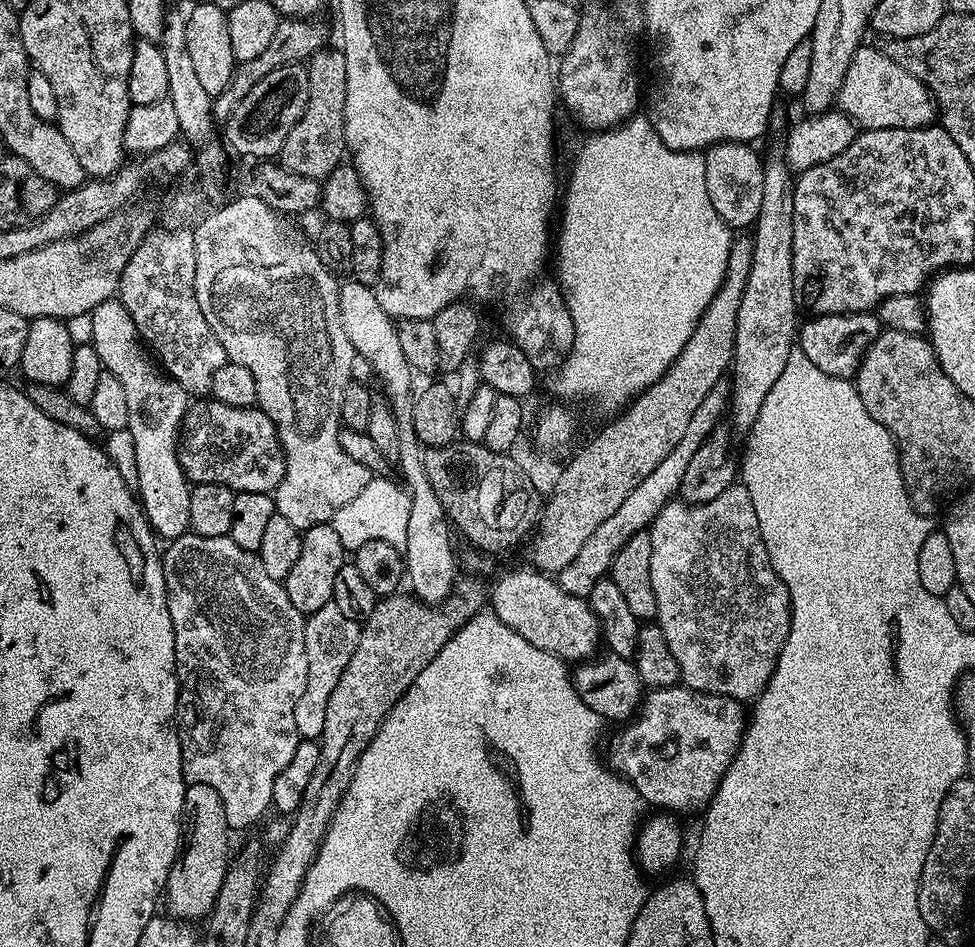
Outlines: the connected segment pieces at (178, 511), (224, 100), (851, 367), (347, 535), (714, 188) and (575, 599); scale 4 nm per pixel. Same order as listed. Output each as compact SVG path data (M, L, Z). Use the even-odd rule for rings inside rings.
M119 299L104 300L92 309L90 315L94 322L91 342L94 350L98 350L104 370L112 372L126 389L126 402L130 409L127 428L134 438L138 462L138 482L135 487L138 489L140 507L144 509L144 516L153 533L161 541L174 541L189 531L190 522L192 488L184 477L176 453L176 447L180 445L180 425L184 423L190 403L189 394L150 359L134 326L134 318L130 318L126 306Z
M316 18L281 19L278 31L274 33L272 41L267 44L266 50L262 50L262 54L258 54L258 58L250 62L237 63L226 90L212 101L213 117L217 121L227 122L232 111L238 106L238 102L242 102L242 98L246 98L246 94L250 94L250 90L254 90L254 86L258 86L258 82L262 82L266 74L270 74L270 70L278 70L282 66L291 64L304 64L317 50L325 47L329 43L328 28L324 24L319 24L318 21L319 19Z
M875 311L812 316L799 325L798 348L814 362L814 366L818 366L818 370L831 376L852 378L859 370L866 350L880 337L881 331L880 318Z
M384 474L373 475L372 480L366 482L366 490L362 494L358 494L358 498L354 498L351 502L346 502L346 506L342 506L342 510L338 510L338 514L334 514L334 518L330 523L334 530L338 530L338 538L342 538L344 549L354 550L366 542L381 540L382 542L390 542L390 546L404 550L412 498L400 484L398 486L394 481L387 480L388 478Z
M728 140L725 144L714 144L711 148L707 149L703 153L704 157L704 169L706 170L706 190L710 194L710 202L714 206L714 210L718 210L718 218L722 218L724 223L728 225L729 228L733 230L739 230L739 228L751 229L755 225L756 219L758 218L758 210L762 210L762 178L764 177L764 160L762 156L759 156L755 152L753 145L748 142L741 142L738 140Z
M525 566L517 572L504 572L496 580L496 585L490 588L490 608L495 612L498 619L506 622L506 626L513 628L526 642L546 650L550 654L559 656L565 662L583 662L597 655L601 647L602 637L600 635L600 623L594 614L594 610L588 605L587 599L583 596L575 596L566 590L551 575L539 570L533 570Z

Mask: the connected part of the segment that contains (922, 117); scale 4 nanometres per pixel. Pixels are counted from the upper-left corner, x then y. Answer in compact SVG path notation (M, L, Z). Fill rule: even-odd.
M860 47L852 56L850 70L842 78L840 93L835 98L839 111L856 121L861 129L923 128L937 119L938 109L931 92L914 74L902 70L879 47Z

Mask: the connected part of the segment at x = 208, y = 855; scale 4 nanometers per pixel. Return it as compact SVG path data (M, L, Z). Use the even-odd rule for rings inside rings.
M189 784L184 789L184 819L182 821L182 847L172 863L168 880L164 883L162 904L173 920L203 921L212 911L228 873L228 835L230 829L223 809L223 802L213 787Z

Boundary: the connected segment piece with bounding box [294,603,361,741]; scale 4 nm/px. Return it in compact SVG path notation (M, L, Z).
M332 603L322 606L322 610L311 613L305 619L306 648L306 690L302 690L302 698L298 698L298 706L294 706L294 726L297 736L305 740L319 741L322 726L326 726L326 706L330 702L330 694L334 694L334 686L338 686L338 678L342 678L342 670L350 666L350 658L354 658L354 646L358 646L361 625L355 620L346 618L342 610Z

